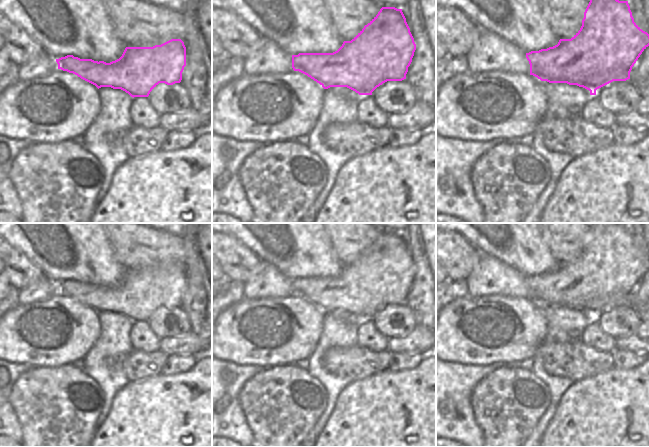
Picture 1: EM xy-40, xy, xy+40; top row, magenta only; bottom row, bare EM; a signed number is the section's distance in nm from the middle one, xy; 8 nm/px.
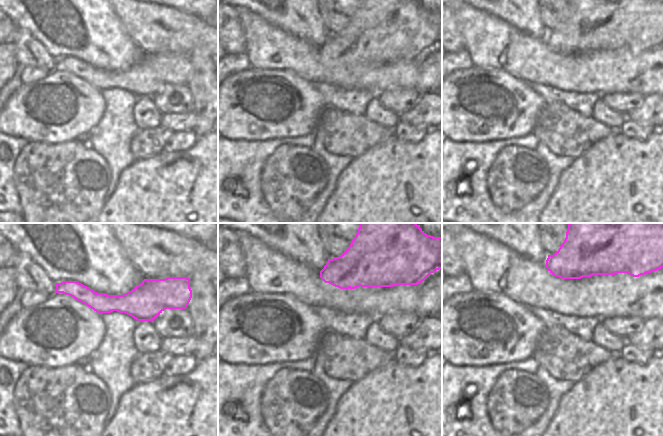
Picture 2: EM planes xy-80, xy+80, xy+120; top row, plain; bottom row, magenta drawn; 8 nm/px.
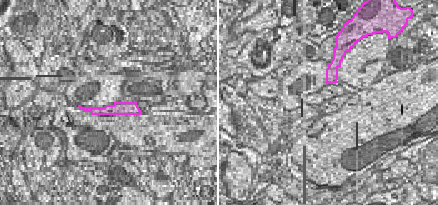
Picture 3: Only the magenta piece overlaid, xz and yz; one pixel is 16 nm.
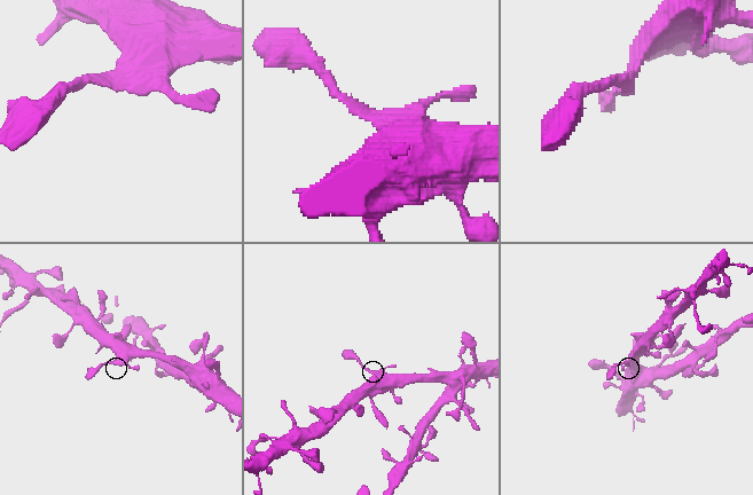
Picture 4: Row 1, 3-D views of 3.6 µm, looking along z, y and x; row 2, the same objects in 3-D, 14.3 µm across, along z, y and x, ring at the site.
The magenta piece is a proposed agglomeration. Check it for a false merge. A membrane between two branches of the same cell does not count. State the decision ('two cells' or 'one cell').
two cells

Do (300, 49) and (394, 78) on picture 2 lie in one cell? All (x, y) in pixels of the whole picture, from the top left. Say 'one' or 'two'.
one

